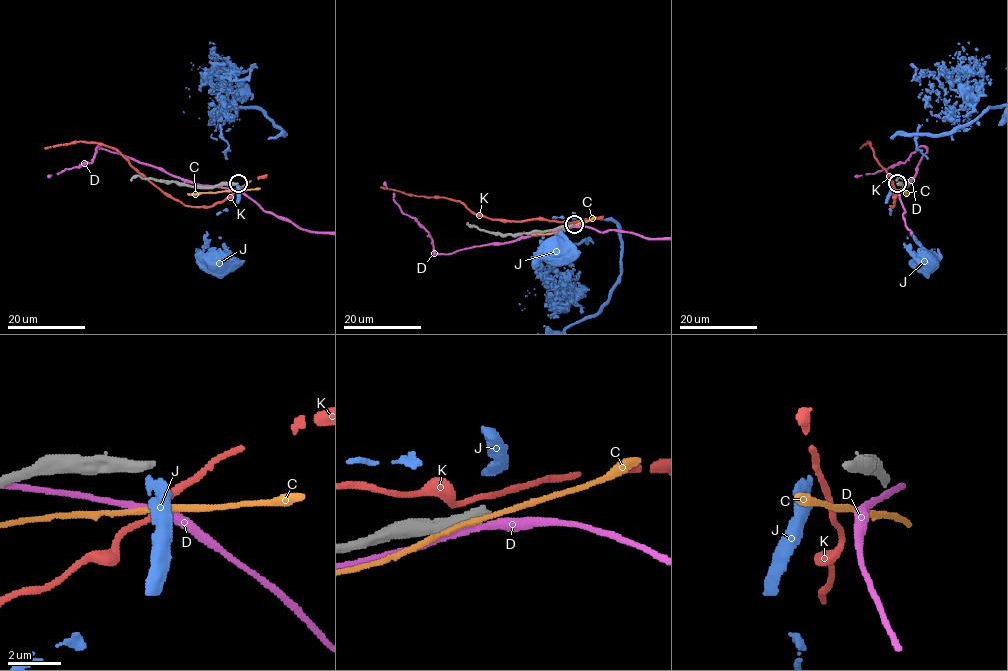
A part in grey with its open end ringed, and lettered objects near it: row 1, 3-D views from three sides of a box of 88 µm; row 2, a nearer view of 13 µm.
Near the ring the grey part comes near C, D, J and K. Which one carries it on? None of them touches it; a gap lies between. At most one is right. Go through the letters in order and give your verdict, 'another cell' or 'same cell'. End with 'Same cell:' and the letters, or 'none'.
C: another cell
D: another cell
J: another cell
K: another cell
Same cell: none

